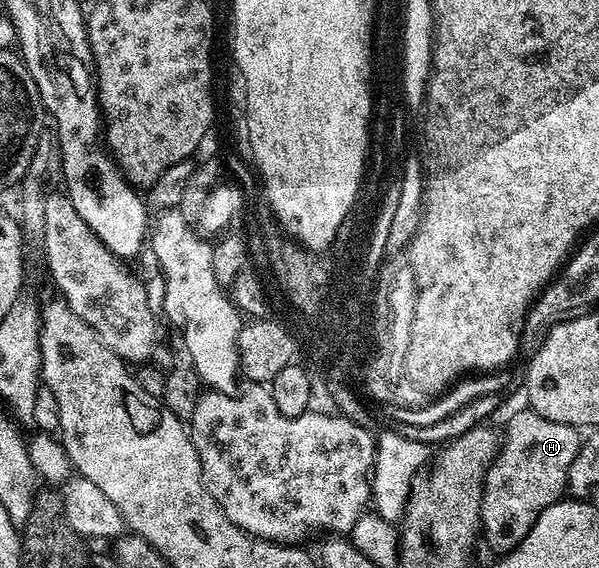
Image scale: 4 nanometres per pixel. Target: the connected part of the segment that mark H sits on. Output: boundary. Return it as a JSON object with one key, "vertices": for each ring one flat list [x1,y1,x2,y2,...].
{"vertices":[[523,408,509,417,502,430,500,451,490,464,482,492,480,529,483,541,488,541,490,549,500,550,496,552,513,550,528,535,540,513,565,497,570,464,574,464,574,456,578,456,581,441,582,434,577,427,551,422,532,409]]}

